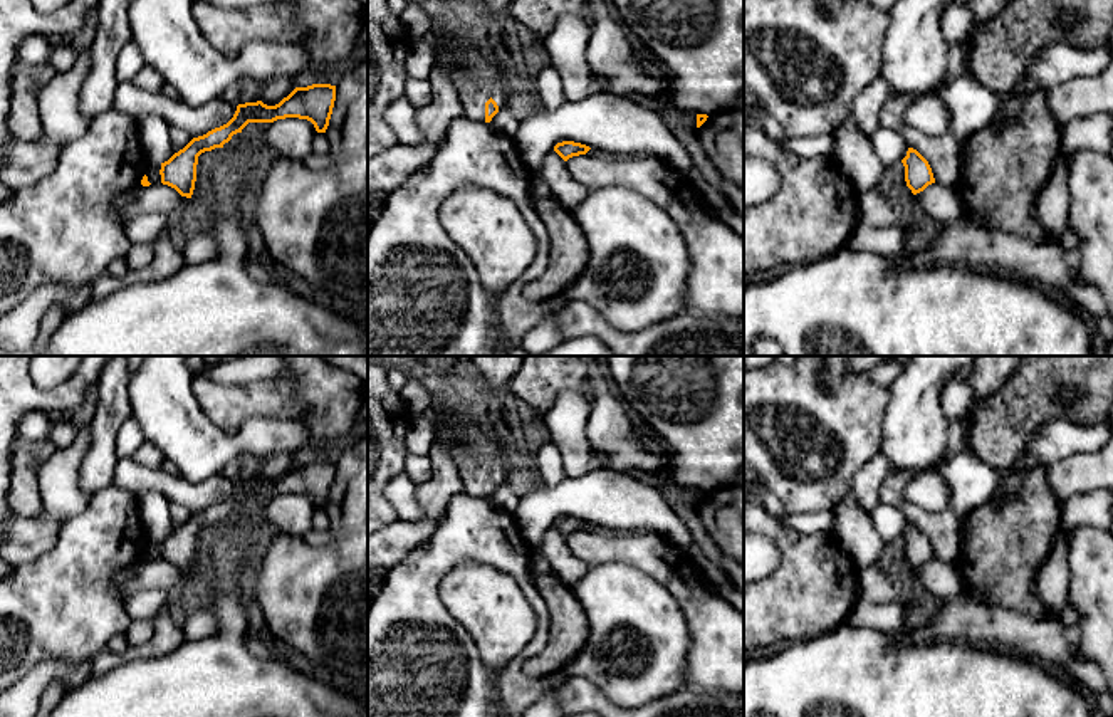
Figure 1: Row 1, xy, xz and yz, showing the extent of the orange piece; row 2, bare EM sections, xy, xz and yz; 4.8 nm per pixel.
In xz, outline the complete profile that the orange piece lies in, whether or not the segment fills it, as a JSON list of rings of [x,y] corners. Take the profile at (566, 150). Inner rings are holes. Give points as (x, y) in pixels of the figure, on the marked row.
[[[562,141],[554,146],[554,151],[567,161],[572,156],[586,154],[591,148],[574,141]]]

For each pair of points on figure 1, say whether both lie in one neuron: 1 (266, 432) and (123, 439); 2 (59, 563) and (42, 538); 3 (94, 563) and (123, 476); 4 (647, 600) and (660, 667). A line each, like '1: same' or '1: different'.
1: different
2: different
3: different
4: same

